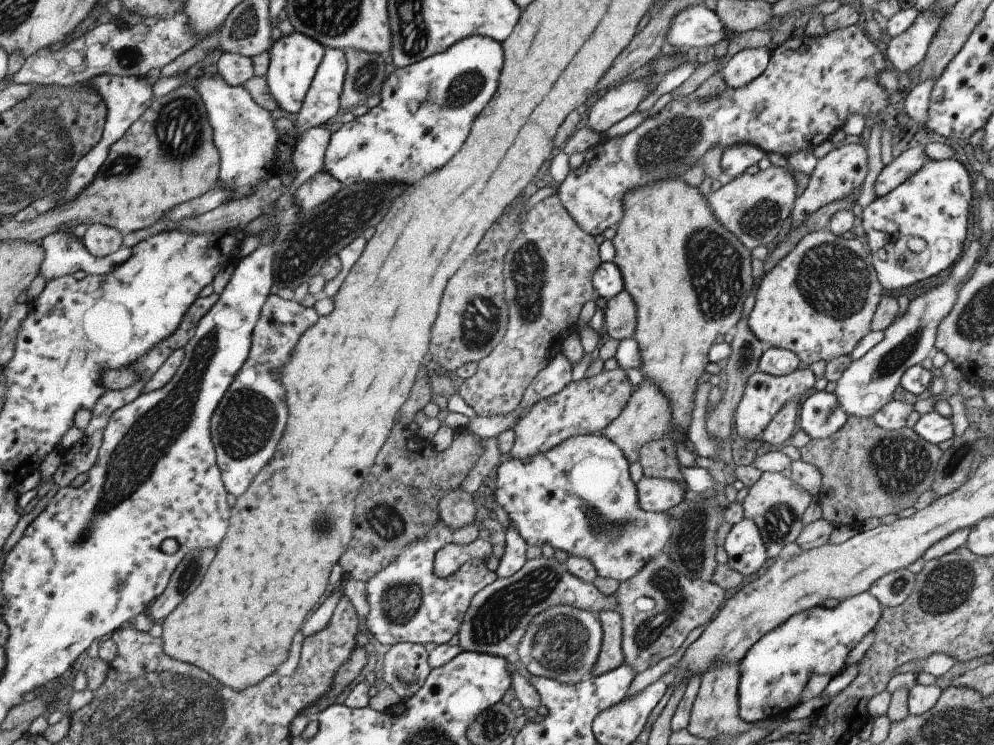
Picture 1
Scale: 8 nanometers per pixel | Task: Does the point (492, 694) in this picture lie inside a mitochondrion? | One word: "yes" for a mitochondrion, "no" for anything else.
no

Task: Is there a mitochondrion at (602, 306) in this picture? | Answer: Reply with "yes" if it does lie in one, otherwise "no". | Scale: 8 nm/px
no

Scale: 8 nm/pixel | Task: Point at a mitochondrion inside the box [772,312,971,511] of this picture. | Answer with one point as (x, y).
(898, 464)

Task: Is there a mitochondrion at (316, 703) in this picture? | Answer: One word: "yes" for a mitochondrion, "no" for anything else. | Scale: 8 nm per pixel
no

